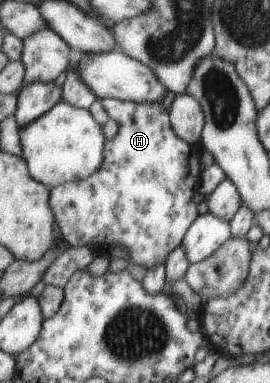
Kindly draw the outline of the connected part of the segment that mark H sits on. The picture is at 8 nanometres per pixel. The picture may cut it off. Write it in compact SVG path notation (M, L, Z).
M102 98L101 102L108 117L118 124L118 133L114 139L108 140L108 159L103 159L104 167L99 167L96 175L52 188L50 204L59 220L57 225L61 229L61 237L73 247L99 247L102 241L104 245L114 243L124 246L129 251L129 261L147 269L164 264L168 254L181 245L187 229L199 216L197 204L192 202L200 177L198 155L192 151L187 140L175 134L162 103L137 104L114 98Z

